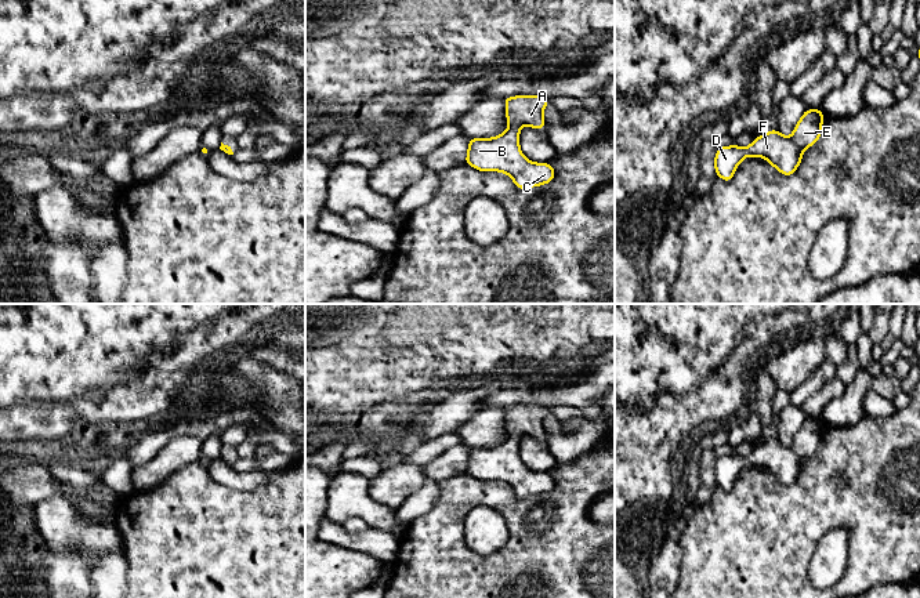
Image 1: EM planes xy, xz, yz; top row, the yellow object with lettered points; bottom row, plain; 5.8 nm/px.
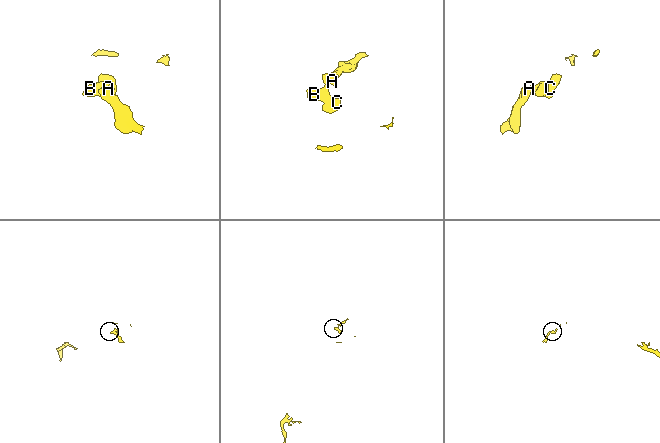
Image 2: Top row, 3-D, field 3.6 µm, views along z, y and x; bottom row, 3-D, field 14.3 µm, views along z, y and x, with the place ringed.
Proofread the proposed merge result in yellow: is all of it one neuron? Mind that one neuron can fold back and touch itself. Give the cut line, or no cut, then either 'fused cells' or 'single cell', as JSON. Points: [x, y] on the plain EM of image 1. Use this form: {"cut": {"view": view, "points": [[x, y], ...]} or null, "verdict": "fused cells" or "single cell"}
{"cut": null, "verdict": "single cell"}

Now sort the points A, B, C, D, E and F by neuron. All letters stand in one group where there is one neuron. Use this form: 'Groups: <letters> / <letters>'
Groups: A B C D E F

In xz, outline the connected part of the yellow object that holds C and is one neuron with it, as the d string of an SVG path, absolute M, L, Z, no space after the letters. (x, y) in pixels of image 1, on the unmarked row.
M540 405L504 407L508 438L493 447L470 447L466 474L479 481L508 483L518 499L540 496L554 489L550 472L533 472L519 459L522 435L540 439L546 436L543 420L548 409Z

